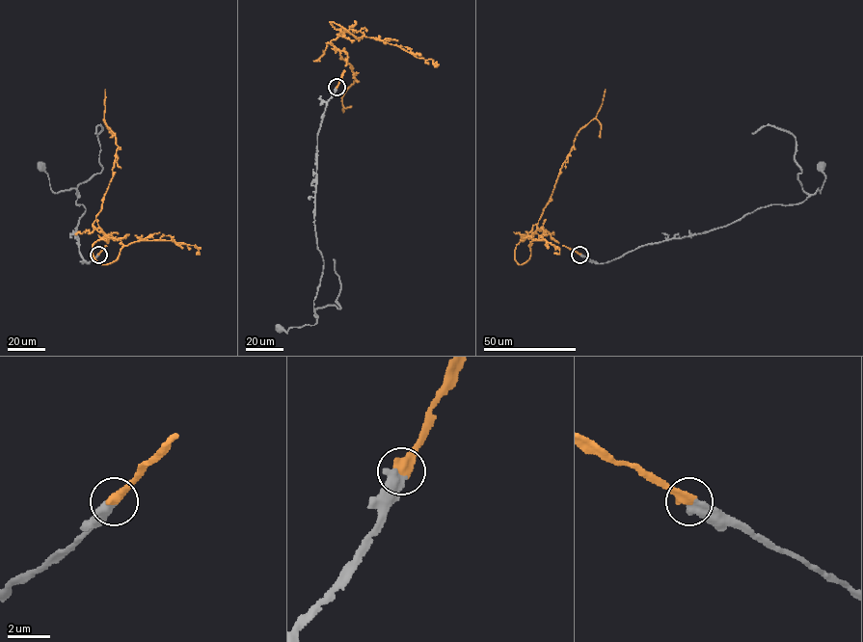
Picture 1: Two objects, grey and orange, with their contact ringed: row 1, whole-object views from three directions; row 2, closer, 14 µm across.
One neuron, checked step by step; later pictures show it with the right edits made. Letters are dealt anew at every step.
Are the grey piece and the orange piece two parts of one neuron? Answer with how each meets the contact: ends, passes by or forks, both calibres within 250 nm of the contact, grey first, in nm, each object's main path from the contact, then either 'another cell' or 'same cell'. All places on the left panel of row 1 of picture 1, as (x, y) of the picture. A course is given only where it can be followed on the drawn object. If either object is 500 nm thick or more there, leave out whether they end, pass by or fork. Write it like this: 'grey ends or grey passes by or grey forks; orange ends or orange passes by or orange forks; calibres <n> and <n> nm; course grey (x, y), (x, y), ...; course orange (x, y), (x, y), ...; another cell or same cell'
calibres 550 and 480 nm; course grey (98, 254), (87, 263), (79, 253), (76, 227), (85, 208), (75, 204), (78, 191), (54, 193), (41, 167); course orange (98, 254), (109, 234), (93, 225), (105, 234), (93, 245), (103, 264), (142, 240), (193, 245), (198, 253); same cell

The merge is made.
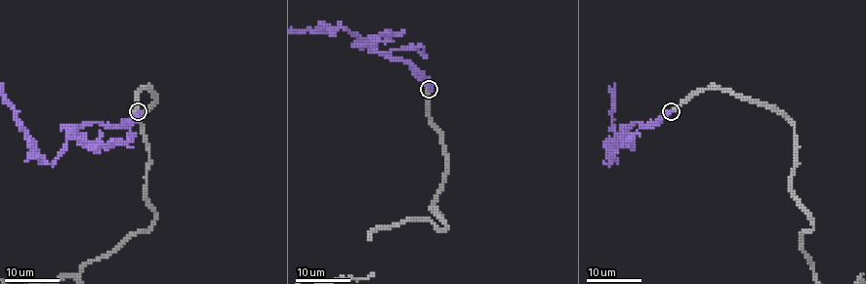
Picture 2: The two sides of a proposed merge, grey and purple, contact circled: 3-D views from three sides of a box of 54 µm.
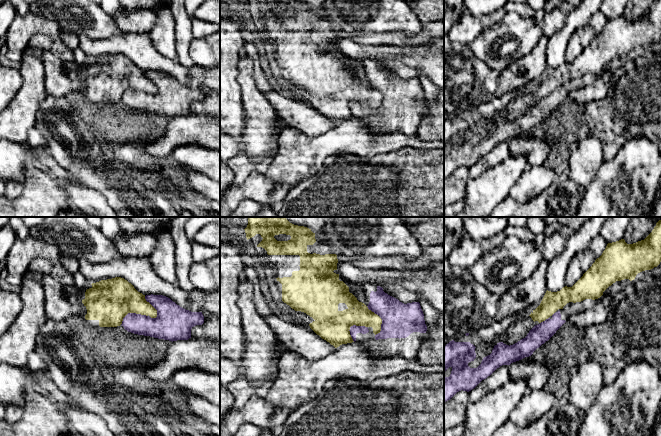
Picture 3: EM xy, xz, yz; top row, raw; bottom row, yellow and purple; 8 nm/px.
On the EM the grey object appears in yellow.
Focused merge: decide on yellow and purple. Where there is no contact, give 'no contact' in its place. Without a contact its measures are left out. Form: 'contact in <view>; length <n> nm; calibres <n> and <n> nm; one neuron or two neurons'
contact in xy; length 240 nm; calibres 360 and 170 nm; two neurons

